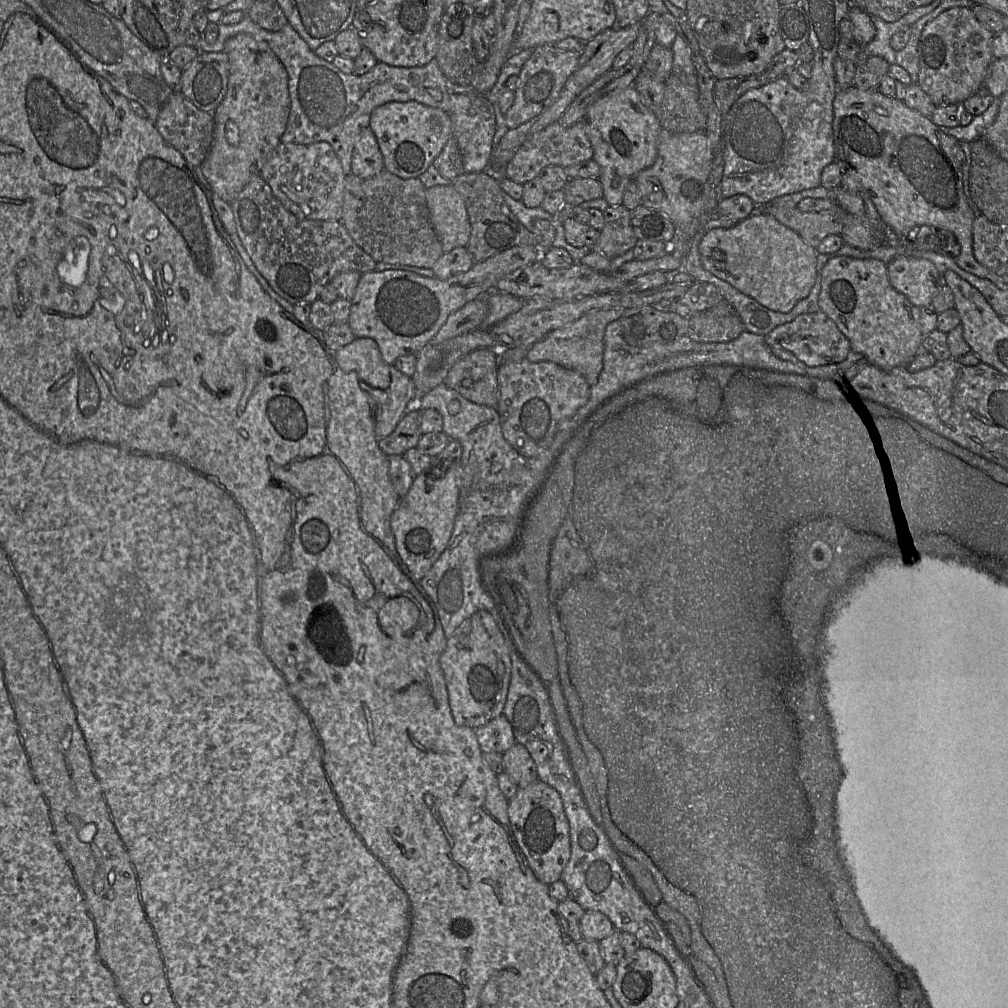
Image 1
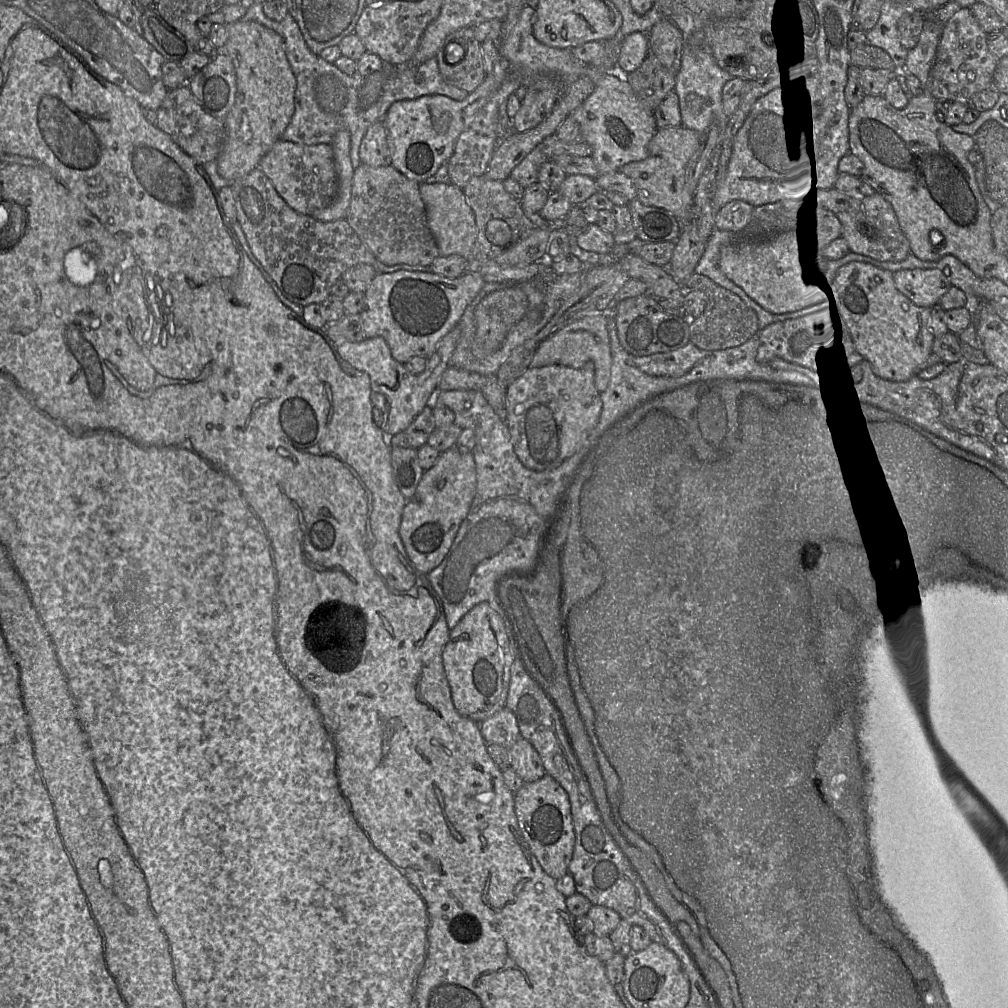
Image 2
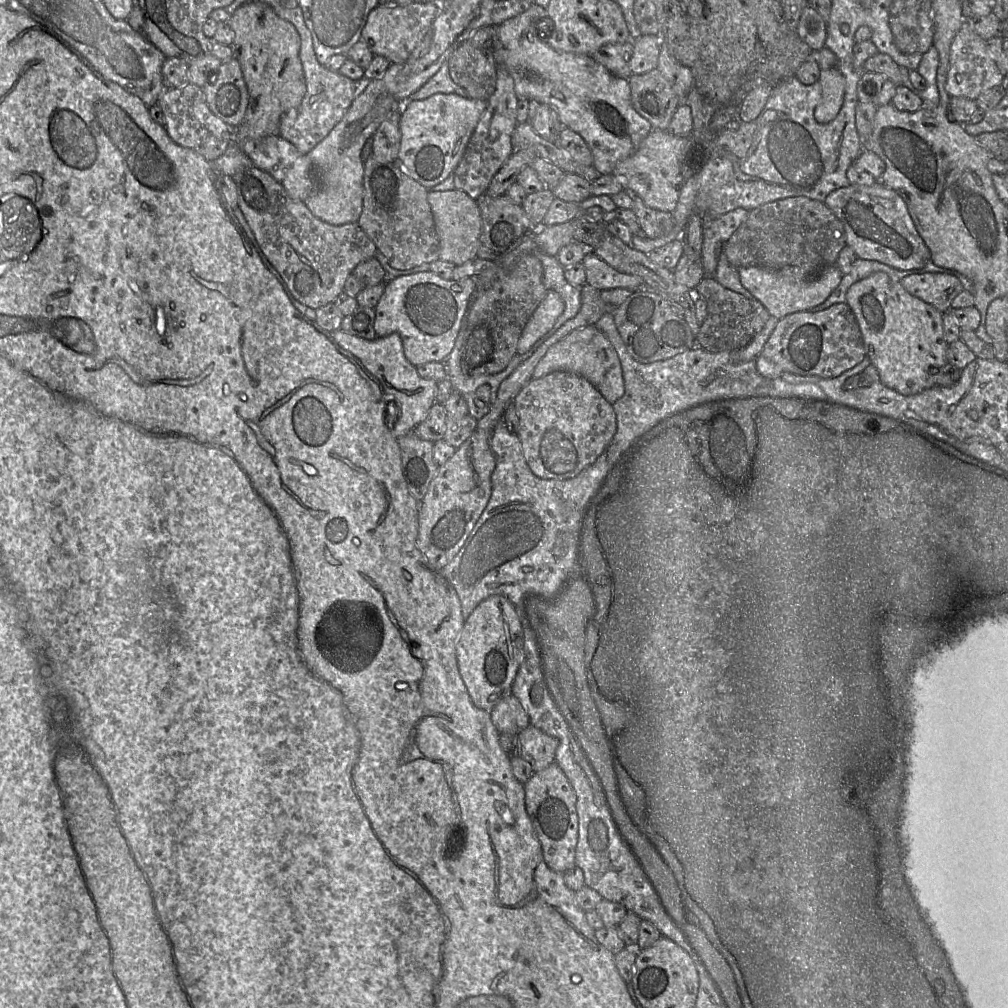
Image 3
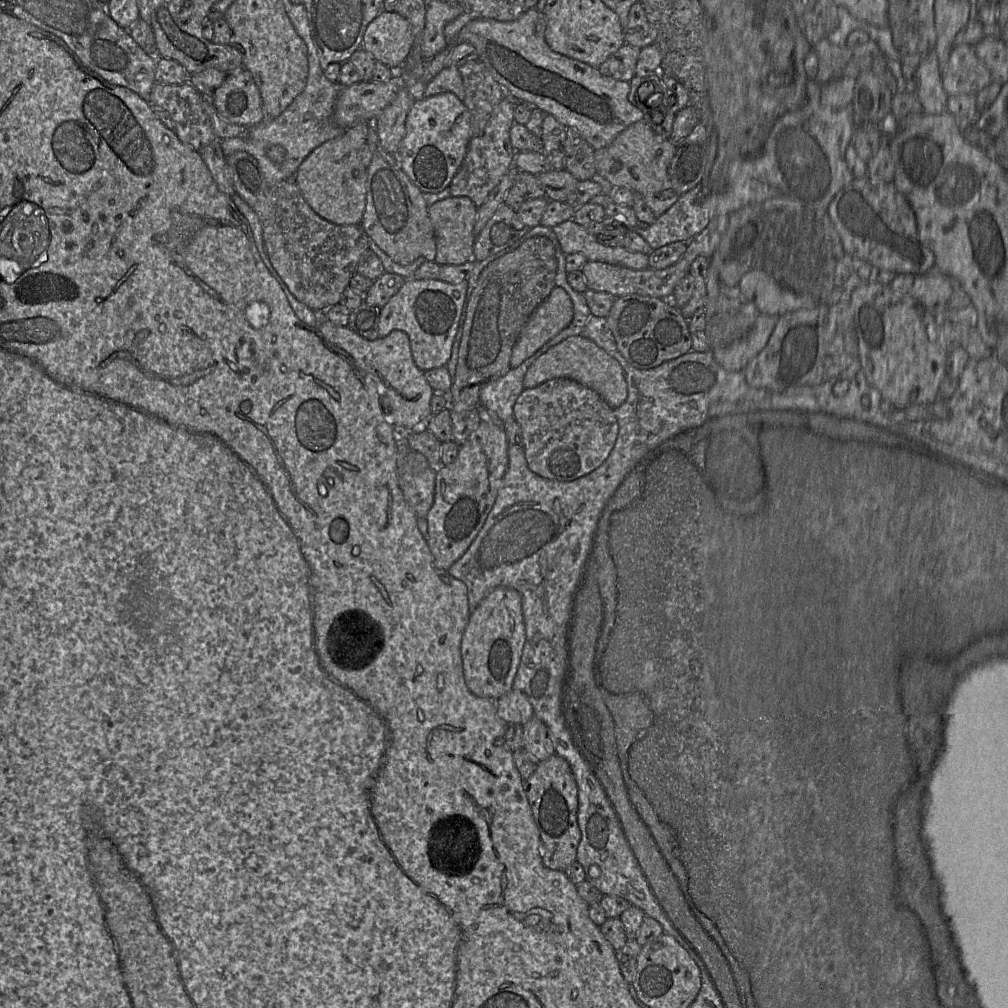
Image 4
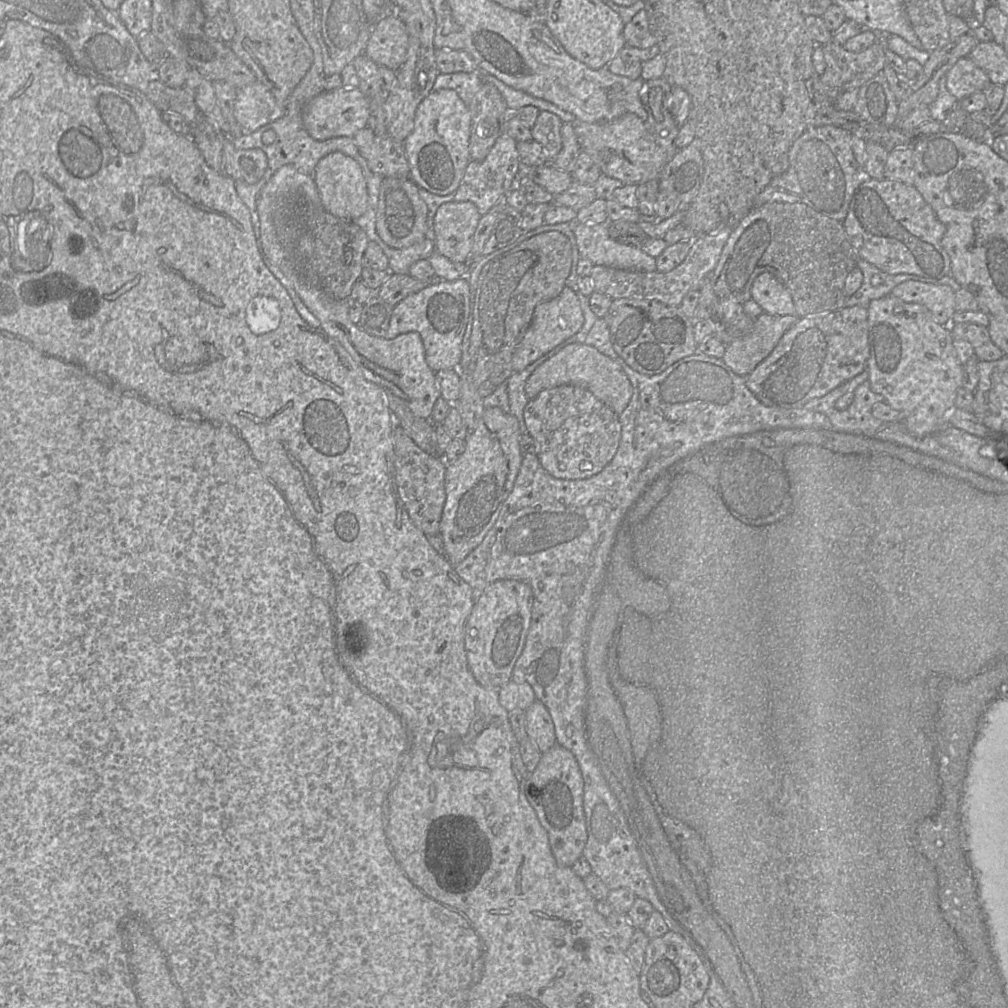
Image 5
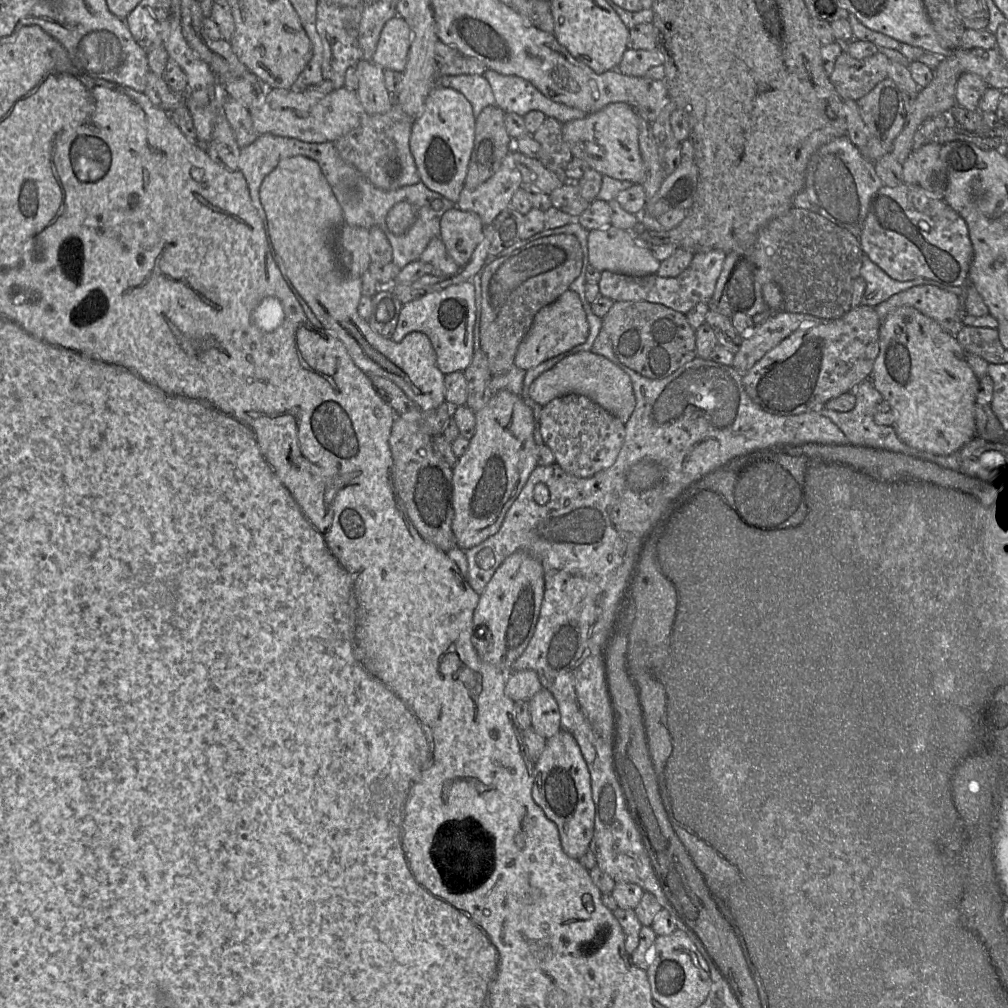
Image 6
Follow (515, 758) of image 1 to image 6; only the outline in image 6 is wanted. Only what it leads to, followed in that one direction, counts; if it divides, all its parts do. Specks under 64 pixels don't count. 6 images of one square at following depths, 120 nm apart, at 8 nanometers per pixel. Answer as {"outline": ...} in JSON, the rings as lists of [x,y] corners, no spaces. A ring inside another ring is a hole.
{"outline":[[[542,688],[529,700],[531,727],[545,739],[561,731],[560,711],[550,691]]]}

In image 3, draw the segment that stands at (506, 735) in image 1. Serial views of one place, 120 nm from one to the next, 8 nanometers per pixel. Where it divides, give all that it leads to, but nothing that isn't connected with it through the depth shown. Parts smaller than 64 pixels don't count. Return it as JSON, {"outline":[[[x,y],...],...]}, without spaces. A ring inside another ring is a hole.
{"outline":[[[514,695],[503,698],[489,714],[499,733],[518,734],[530,725],[527,712]]]}

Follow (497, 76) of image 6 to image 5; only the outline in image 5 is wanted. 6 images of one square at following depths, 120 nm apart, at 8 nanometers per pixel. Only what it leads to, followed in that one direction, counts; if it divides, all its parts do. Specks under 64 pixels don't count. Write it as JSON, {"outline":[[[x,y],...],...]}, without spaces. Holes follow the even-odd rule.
{"outline":[[[481,72],[484,81],[492,83],[502,94],[510,112],[515,112],[525,106],[534,106],[542,111],[557,115],[564,123],[576,123],[577,118],[570,112],[562,110],[555,104],[541,98],[534,97],[521,90],[514,89],[500,81],[493,75]]]}

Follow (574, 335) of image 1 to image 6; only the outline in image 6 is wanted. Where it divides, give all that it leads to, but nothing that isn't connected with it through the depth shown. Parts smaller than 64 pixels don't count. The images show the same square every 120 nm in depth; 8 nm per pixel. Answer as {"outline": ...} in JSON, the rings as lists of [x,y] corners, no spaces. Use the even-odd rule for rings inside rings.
{"outline":[[[583,351],[563,358],[535,379],[529,391],[530,398],[540,406],[568,394],[588,397],[616,416],[624,425],[635,409],[635,396],[629,376],[610,360],[592,351]]]}

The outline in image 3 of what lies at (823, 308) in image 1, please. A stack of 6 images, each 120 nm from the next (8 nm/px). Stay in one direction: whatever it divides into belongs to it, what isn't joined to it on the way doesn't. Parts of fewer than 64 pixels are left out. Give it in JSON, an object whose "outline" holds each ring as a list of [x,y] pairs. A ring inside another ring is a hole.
{"outline":[[[875,272],[852,284],[846,294],[846,303],[853,311],[860,327],[865,354],[878,370],[880,380],[885,386],[906,396],[936,386],[936,374],[948,363],[948,343],[944,339],[943,313],[911,295],[897,279],[884,272]]]}

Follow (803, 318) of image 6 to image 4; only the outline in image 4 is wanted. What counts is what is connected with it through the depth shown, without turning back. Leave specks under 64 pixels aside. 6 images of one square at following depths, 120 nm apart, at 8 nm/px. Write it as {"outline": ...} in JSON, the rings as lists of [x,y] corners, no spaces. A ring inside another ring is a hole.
{"outline":[[[761,313],[755,326],[743,340],[713,351],[715,360],[727,371],[741,372],[767,345],[778,324],[779,316]]]}

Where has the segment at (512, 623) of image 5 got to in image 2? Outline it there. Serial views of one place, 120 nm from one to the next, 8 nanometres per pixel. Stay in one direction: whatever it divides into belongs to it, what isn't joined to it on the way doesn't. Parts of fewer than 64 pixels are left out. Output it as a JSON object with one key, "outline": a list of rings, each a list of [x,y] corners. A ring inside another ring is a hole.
{"outline":[[[487,602],[476,605],[450,630],[442,658],[453,704],[462,716],[481,723],[506,706],[514,658],[504,621]]]}

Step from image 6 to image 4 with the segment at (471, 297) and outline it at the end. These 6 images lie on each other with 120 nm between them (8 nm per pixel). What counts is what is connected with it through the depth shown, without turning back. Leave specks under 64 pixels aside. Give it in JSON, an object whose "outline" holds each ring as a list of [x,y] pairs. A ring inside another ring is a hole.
{"outline":[[[406,279],[381,308],[379,337],[385,337],[393,330],[401,330],[409,337],[412,357],[419,369],[426,371],[446,366],[462,317],[467,289],[467,279],[457,284],[440,279]]]}

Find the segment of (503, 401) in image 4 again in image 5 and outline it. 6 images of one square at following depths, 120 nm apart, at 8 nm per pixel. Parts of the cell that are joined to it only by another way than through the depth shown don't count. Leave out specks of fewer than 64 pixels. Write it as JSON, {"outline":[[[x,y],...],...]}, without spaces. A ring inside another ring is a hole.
{"outline":[[[548,355],[537,359],[520,372],[514,372],[507,380],[507,393],[509,398],[509,413],[514,416],[519,423],[521,433],[527,431],[524,422],[524,409],[529,399],[525,392],[525,385],[534,370],[548,359]]]}

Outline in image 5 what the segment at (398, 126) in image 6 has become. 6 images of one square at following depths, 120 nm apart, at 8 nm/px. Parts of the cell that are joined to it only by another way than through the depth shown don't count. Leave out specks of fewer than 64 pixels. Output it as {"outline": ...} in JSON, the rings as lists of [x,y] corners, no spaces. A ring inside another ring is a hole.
{"outline":[[[365,127],[353,136],[359,154],[375,174],[383,177],[409,178],[409,164],[404,150],[404,141],[391,136],[376,135]]]}

